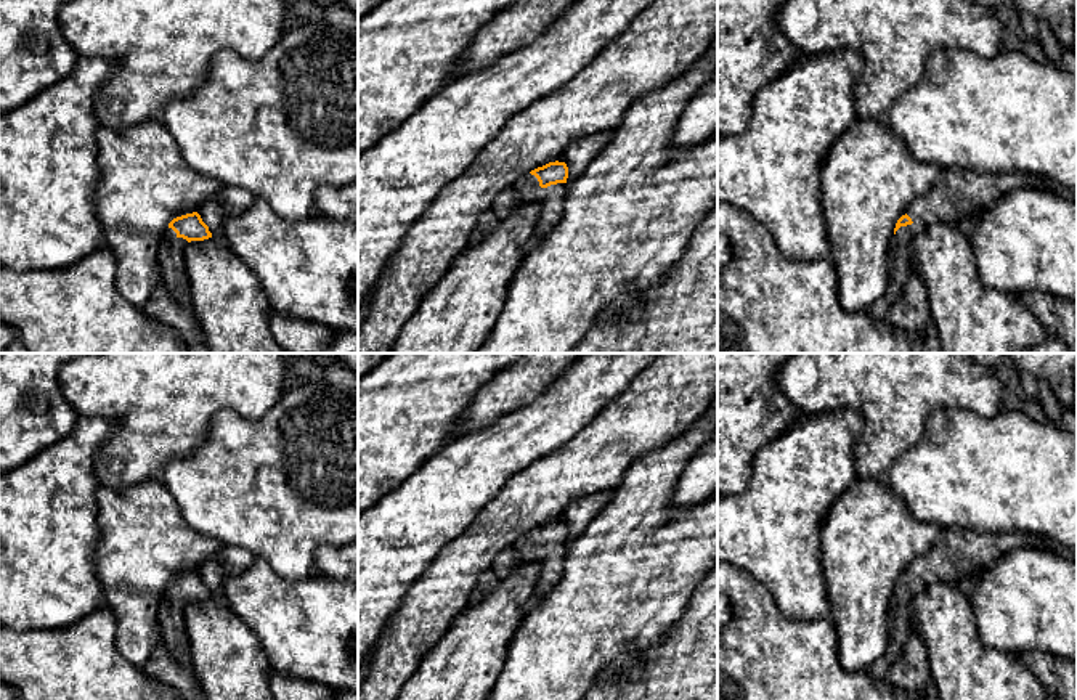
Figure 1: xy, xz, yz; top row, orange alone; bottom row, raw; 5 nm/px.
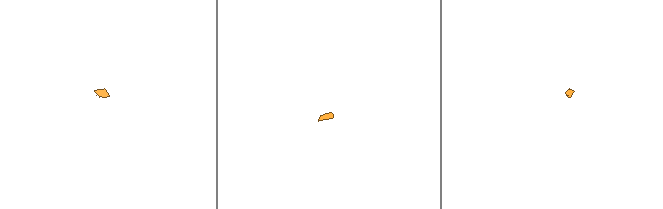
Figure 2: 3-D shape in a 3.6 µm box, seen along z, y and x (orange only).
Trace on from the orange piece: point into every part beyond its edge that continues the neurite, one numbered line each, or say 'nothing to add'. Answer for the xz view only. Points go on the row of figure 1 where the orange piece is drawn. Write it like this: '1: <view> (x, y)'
1: xz (527, 183)
2: xz (552, 199)

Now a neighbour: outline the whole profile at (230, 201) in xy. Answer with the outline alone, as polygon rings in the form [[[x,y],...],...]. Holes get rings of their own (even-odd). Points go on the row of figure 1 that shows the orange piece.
[[[223,186],[197,209],[197,214],[212,236],[225,241],[223,222],[244,214],[254,202],[255,196],[246,188]]]

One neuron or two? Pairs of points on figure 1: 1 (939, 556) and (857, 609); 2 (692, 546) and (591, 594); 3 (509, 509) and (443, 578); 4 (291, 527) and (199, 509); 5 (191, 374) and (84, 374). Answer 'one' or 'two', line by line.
1: two
2: one
3: one
4: one
5: one

